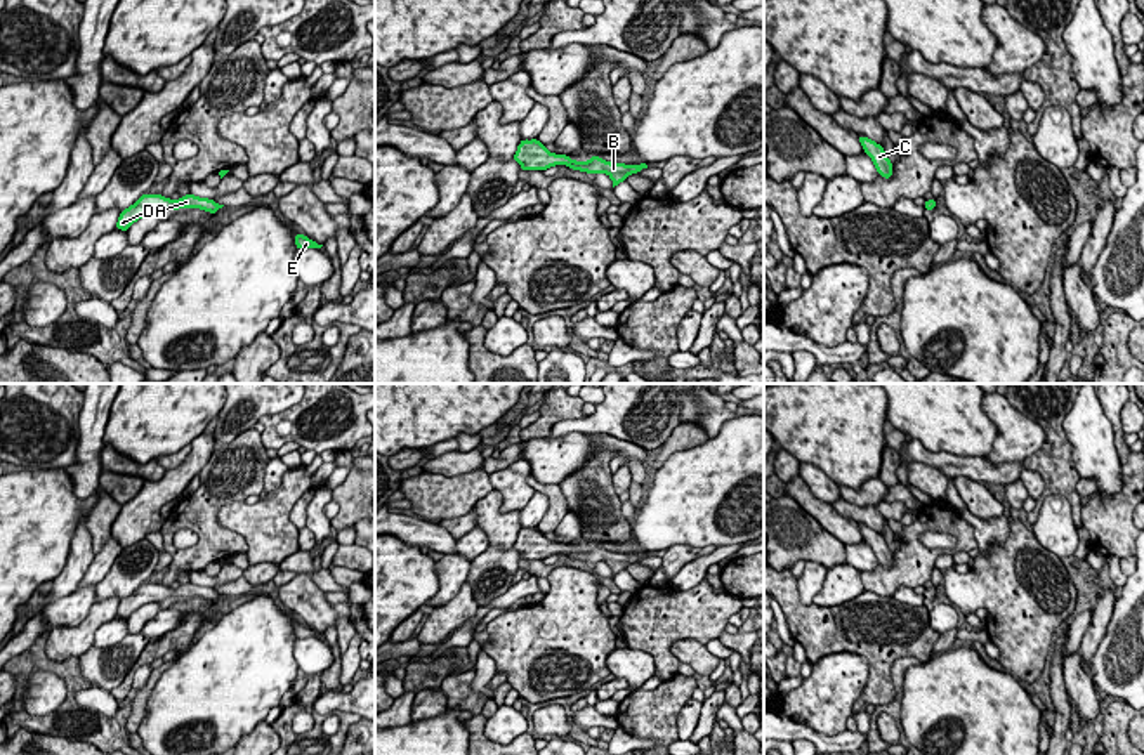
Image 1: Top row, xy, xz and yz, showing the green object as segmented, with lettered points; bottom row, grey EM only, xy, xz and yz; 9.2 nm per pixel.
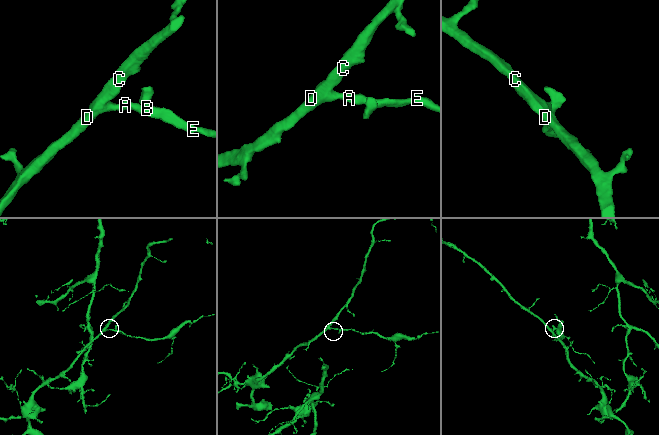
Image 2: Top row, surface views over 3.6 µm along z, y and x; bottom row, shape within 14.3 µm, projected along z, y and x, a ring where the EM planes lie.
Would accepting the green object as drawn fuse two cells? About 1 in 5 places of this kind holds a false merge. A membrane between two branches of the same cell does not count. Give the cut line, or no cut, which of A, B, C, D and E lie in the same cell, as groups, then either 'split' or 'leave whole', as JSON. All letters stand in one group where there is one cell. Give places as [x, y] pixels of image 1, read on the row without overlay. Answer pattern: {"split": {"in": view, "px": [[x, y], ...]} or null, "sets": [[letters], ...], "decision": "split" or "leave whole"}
{"split": null, "sets": [["A", "B", "C", "D", "E"]], "decision": "leave whole"}

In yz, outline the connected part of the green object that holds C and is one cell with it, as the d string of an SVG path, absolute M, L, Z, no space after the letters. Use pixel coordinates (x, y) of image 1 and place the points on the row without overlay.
M858 524L858 528L859 528L865 542L871 547L877 561L884 568L892 568L892 550L887 547L884 535L877 533L875 529L871 529L865 524Z

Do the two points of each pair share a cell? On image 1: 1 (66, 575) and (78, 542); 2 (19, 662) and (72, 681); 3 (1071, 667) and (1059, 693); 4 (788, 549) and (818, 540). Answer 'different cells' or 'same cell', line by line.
1: same cell
2: same cell
3: different cells
4: same cell

